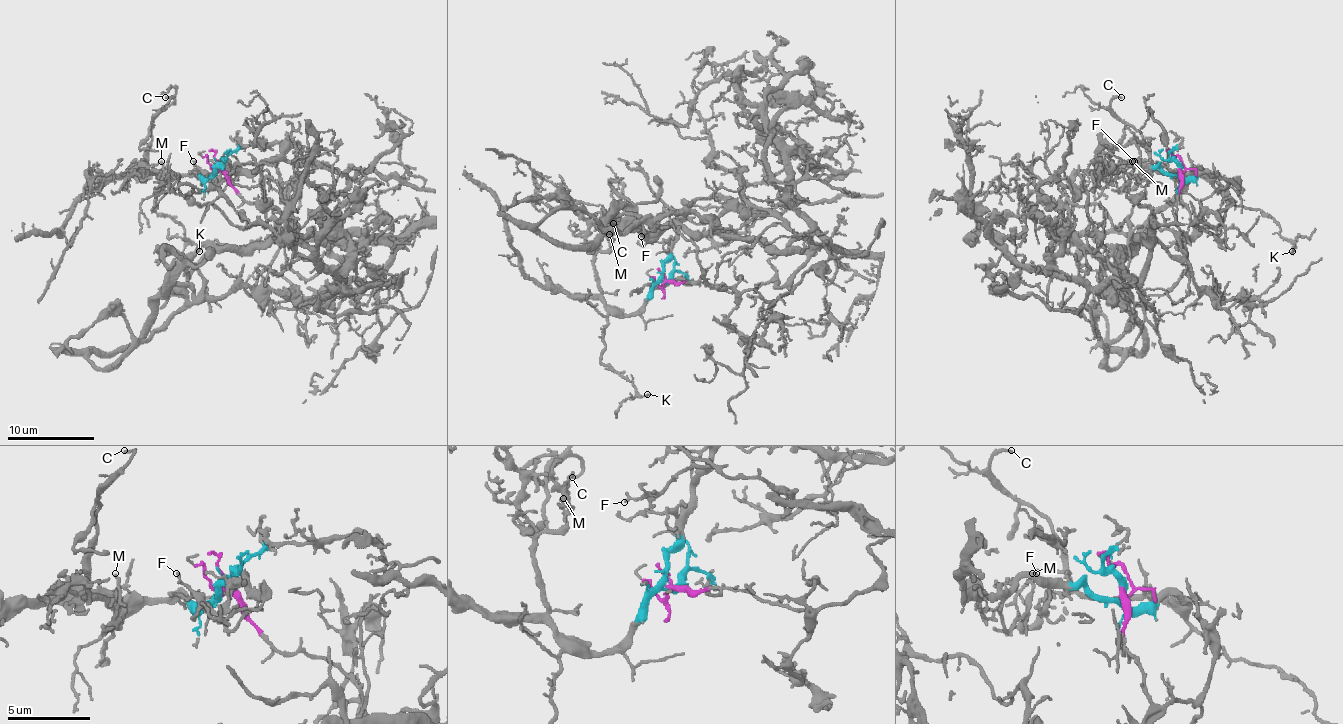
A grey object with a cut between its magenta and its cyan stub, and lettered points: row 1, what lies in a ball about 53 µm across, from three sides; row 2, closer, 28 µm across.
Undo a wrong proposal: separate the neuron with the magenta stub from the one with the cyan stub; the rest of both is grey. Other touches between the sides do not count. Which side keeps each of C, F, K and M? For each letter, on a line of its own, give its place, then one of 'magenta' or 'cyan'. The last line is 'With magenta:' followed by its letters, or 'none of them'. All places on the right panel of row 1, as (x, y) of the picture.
C: (1121, 97) | cyan
F: (1134, 161) | cyan
K: (1292, 251) | cyan
M: (1132, 161) | cyan
With magenta: none of them

